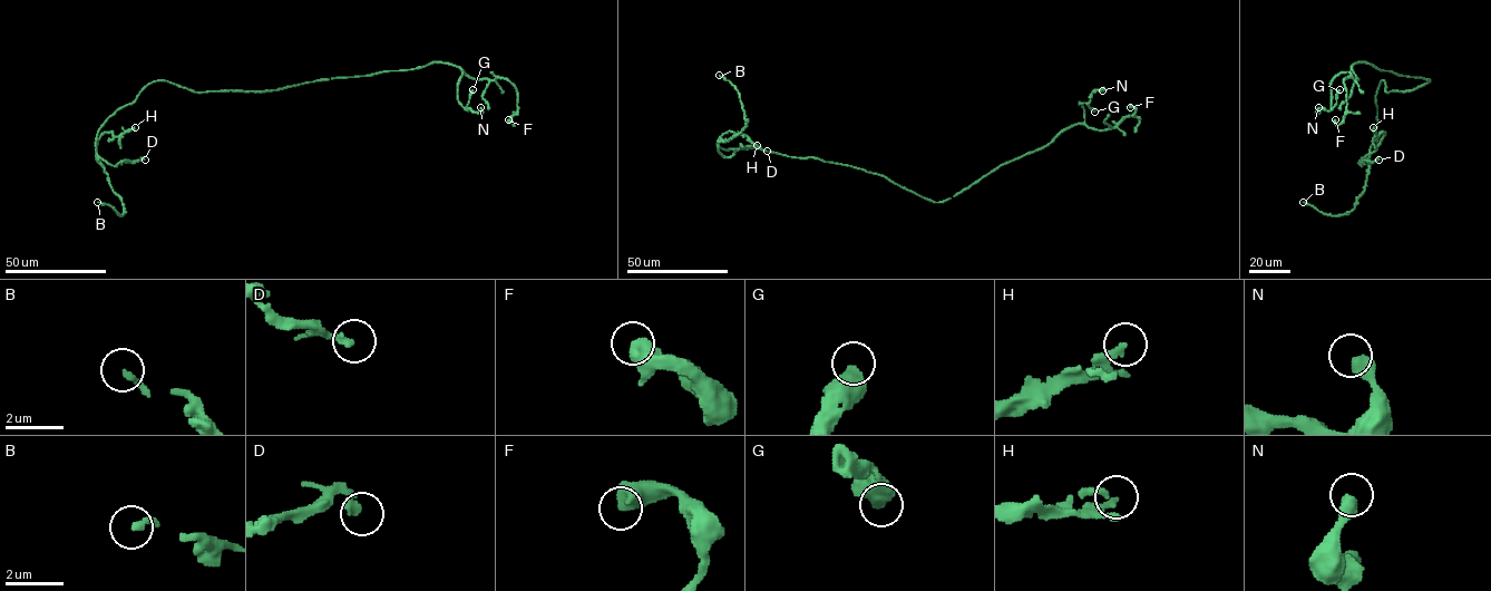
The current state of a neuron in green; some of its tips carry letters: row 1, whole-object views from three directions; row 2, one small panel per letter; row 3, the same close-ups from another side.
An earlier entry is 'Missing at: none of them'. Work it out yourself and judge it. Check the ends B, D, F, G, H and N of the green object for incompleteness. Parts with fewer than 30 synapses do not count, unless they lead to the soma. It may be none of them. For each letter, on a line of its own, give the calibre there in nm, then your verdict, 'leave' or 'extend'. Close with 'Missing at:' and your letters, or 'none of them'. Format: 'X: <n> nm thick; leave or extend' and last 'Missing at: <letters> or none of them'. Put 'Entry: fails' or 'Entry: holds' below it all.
B: 220 nm thick; leave
D: 260 nm thick; leave
F: 650 nm thick; leave
G: 480 nm thick; leave
H: 220 nm thick; leave
N: 500 nm thick; leave
Missing at: none of them
Entry: holds

